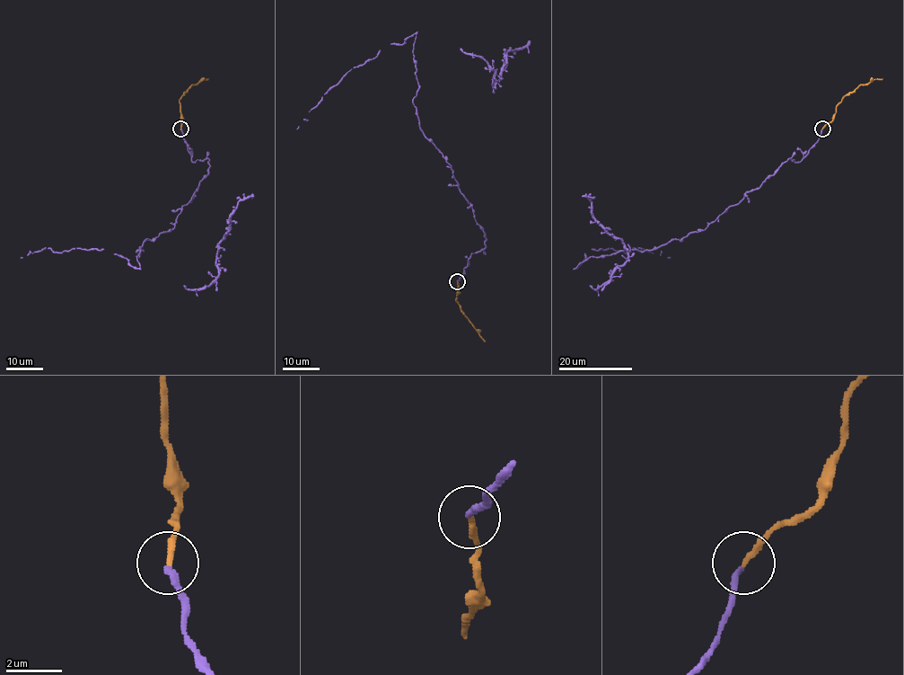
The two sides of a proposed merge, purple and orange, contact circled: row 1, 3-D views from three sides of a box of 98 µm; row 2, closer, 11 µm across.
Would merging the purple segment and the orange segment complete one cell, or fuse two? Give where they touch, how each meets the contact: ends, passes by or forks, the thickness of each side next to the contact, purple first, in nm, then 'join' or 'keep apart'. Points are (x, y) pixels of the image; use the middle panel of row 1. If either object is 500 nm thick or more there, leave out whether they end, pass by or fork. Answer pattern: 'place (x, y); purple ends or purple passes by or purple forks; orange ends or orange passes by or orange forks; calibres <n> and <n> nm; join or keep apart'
place (457, 281); purple ends; orange ends; calibres 240 and 200 nm; join

